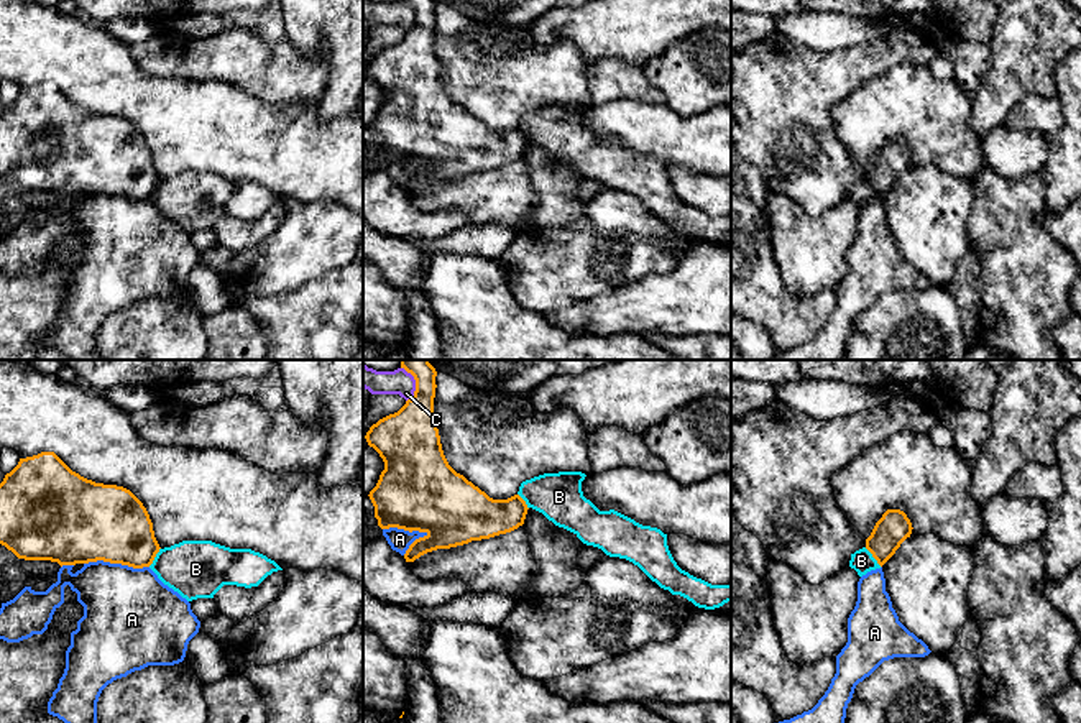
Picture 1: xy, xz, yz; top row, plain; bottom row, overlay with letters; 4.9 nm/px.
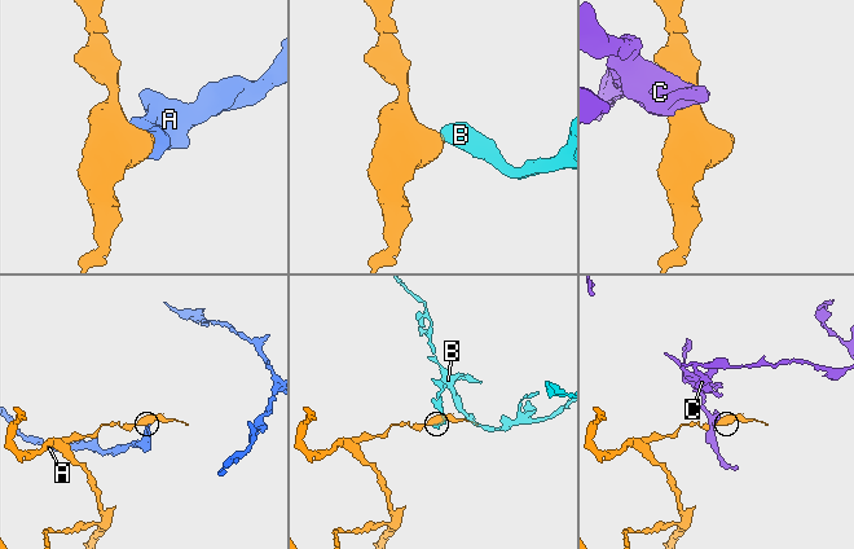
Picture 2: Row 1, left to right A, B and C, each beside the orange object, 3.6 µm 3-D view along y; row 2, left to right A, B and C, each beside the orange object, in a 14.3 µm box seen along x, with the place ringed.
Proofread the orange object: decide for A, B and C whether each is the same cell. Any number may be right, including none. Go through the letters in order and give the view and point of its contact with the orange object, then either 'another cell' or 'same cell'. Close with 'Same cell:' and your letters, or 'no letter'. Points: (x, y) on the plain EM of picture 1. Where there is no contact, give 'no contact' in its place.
A: meets orange in xz at (406, 161); another cell
B: meets orange in yz at (873, 188); another cell
C: meets orange in xz at (416, 17); another cell
Same cell: no letter

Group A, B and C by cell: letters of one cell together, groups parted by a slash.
A / B / C

